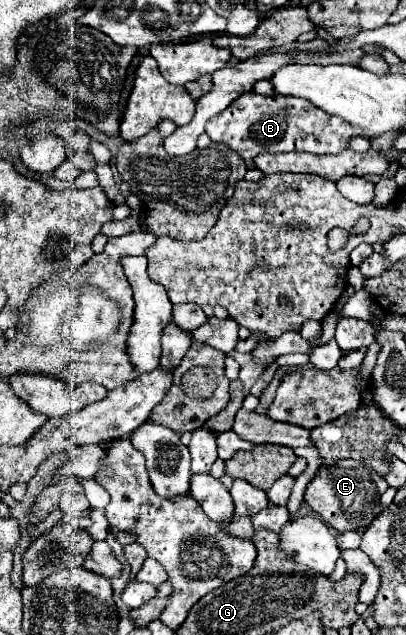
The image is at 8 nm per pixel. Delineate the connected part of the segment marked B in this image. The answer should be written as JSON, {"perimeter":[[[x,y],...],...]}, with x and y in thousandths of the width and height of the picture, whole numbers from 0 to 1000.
{"perimeter":[[[631,145],[596,148],[552,176],[542,176],[522,189],[512,189],[507,211],[522,217],[522,224],[567,230],[606,255],[611,268],[626,265],[626,258],[621,258],[626,246],[635,246],[645,239],[690,243],[690,239],[719,239],[719,236],[754,236],[754,239],[768,239],[768,243],[833,243],[833,239],[857,233],[862,217],[872,217],[872,214],[906,217],[906,211],[897,211],[887,202],[857,195],[837,183],[818,183],[818,180],[778,170],[759,157],[729,154],[729,151],[695,151],[695,148],[680,148],[680,145],[670,151],[645,151],[645,148],[631,148]]]}

